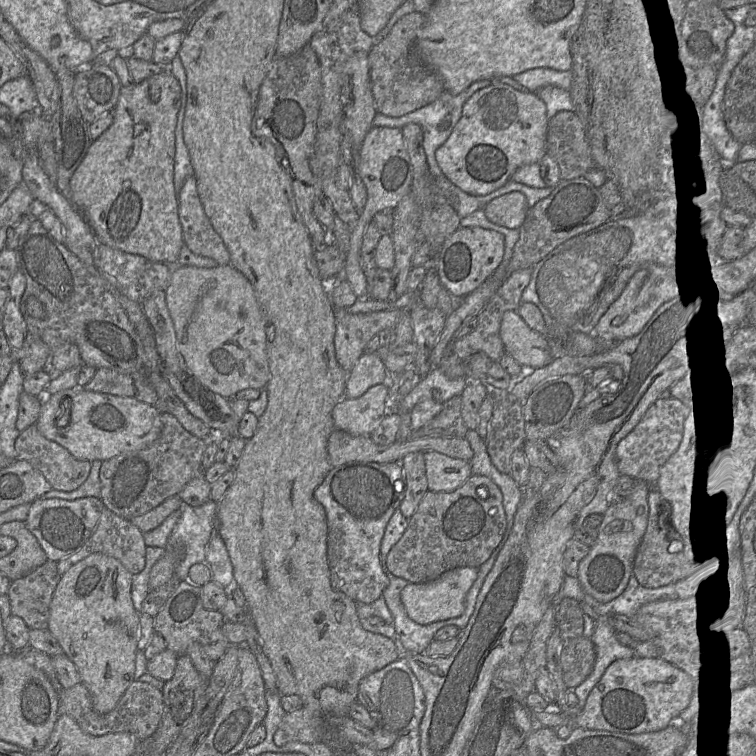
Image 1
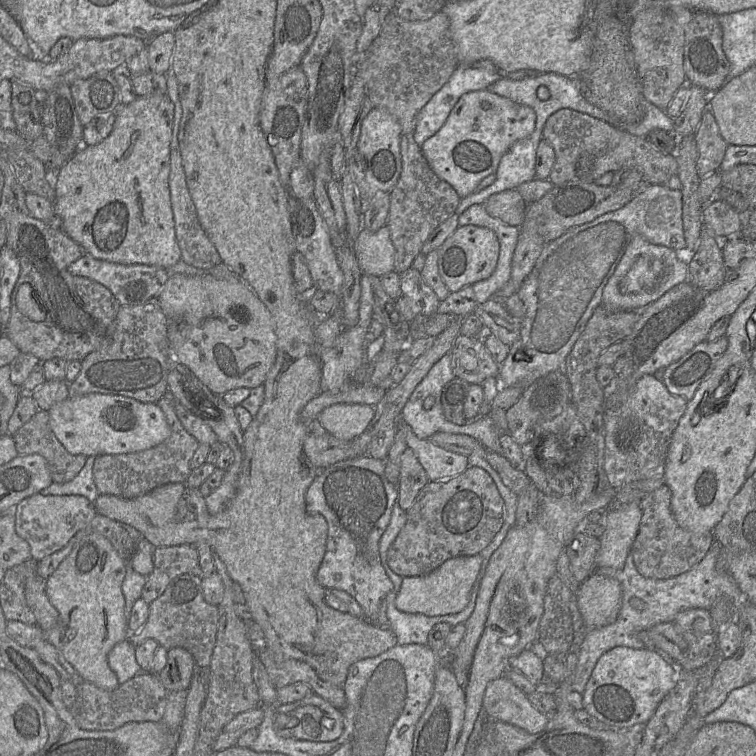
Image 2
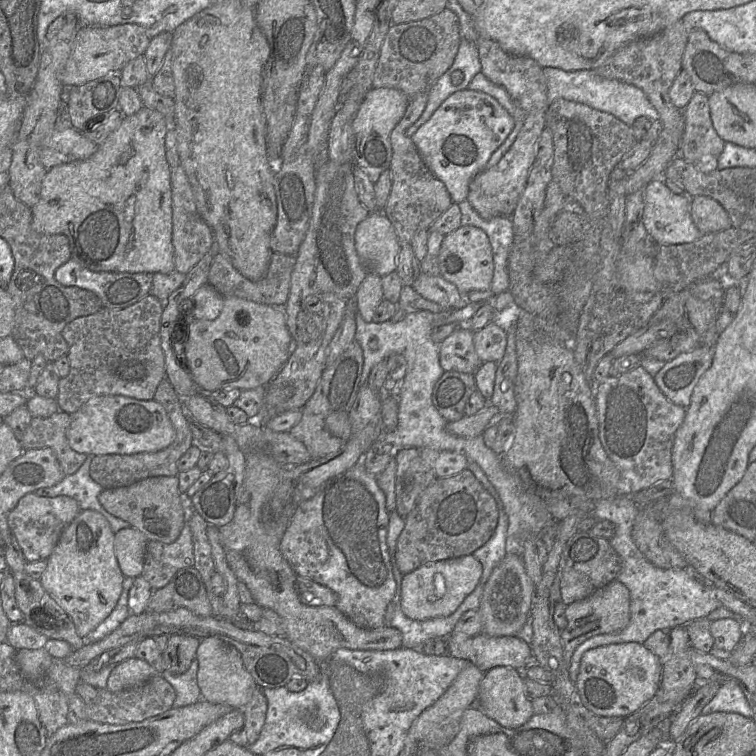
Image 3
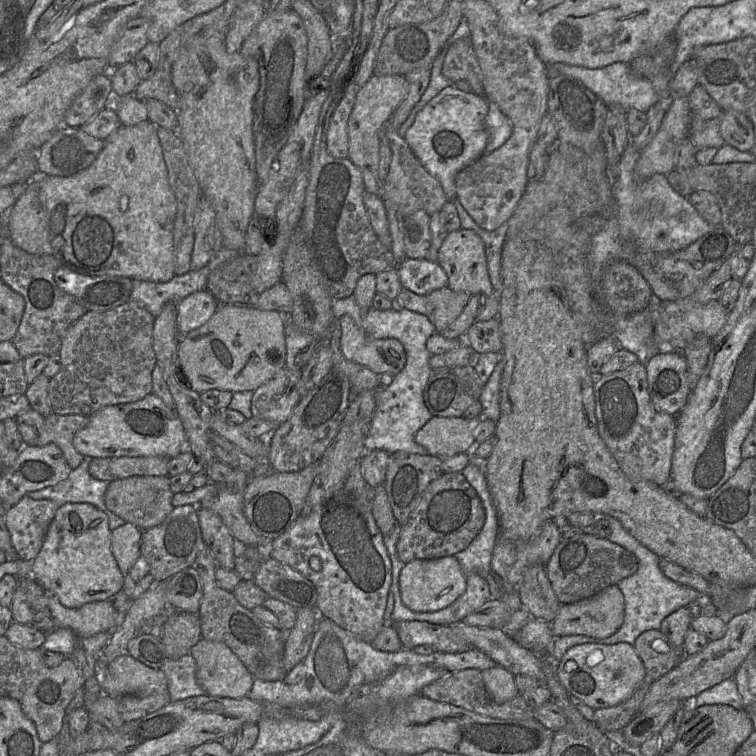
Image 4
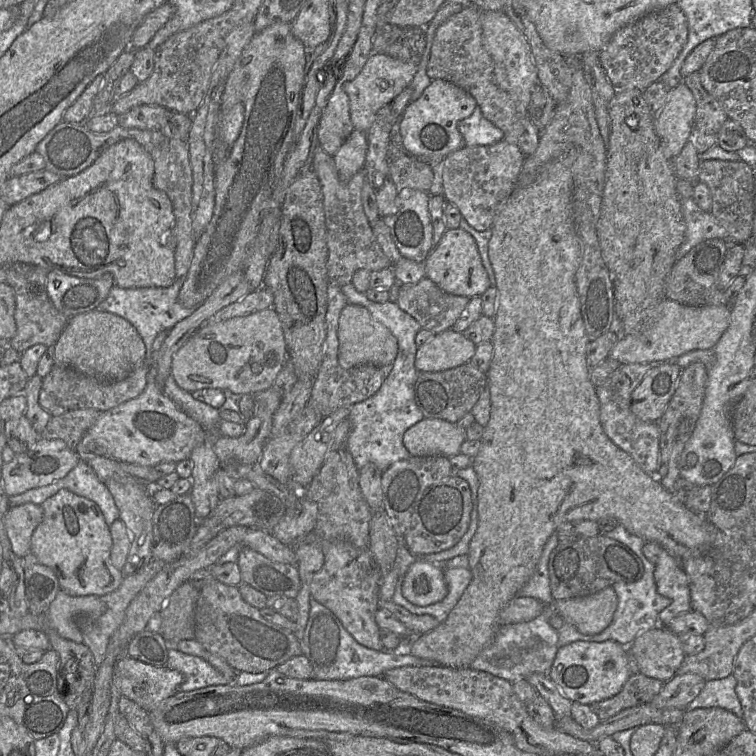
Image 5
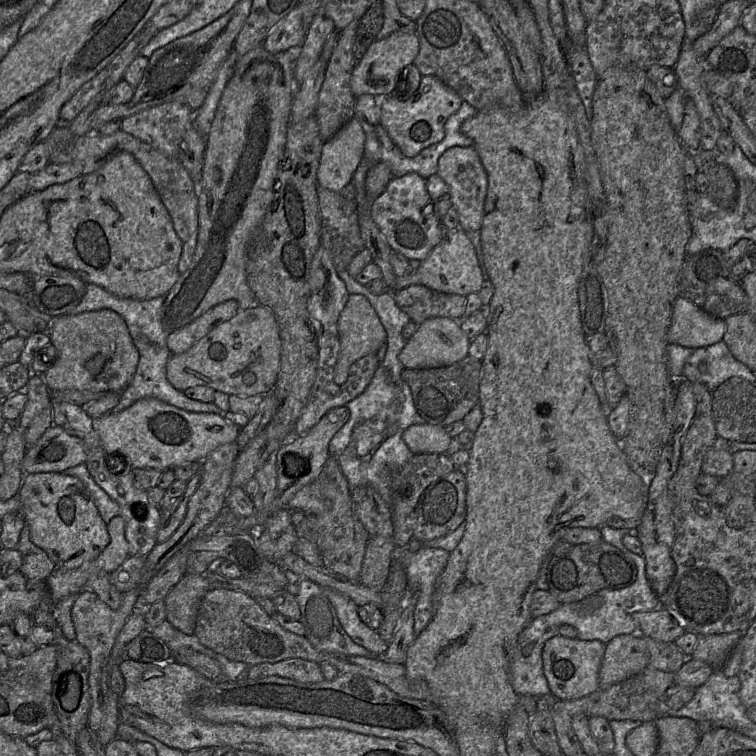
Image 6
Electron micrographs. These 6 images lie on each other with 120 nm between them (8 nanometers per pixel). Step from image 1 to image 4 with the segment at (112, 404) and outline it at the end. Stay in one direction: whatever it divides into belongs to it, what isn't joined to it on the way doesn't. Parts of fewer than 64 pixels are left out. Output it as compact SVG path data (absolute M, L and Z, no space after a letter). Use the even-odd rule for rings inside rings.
M152 392L136 402L105 406L91 414L87 425L73 437L75 449L83 456L93 458L163 456L174 458L187 447L183 424L175 409L169 408Z

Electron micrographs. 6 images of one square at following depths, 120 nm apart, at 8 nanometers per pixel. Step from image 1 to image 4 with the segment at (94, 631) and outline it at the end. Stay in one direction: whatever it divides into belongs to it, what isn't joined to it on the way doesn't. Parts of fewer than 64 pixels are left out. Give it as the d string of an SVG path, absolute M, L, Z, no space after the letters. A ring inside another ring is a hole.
M66 503L56 511L41 550L31 562L31 576L46 592L56 595L67 608L112 599L123 589L125 575L111 551L111 530L107 515L90 503Z

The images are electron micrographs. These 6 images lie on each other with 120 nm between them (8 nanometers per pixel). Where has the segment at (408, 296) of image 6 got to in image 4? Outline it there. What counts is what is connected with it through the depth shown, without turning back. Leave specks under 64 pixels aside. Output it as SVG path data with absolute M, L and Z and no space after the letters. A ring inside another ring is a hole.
M402 287L398 298L404 308L427 316L434 324L436 333L440 333L460 315L471 295L448 287L419 295Z

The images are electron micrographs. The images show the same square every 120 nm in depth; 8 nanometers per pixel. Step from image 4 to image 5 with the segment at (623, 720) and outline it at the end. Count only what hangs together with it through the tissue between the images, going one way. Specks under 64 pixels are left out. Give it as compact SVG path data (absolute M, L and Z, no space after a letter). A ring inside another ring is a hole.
M634 673L618 694L589 706L602 722L625 709L650 703L662 690L664 684L658 679L650 678L641 673Z

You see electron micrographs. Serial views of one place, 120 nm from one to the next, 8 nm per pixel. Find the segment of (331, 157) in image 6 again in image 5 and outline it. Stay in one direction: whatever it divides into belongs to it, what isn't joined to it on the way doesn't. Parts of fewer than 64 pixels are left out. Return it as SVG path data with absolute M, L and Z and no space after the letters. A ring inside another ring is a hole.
M354 129L339 150L332 156L341 182L347 182L364 167L367 135Z

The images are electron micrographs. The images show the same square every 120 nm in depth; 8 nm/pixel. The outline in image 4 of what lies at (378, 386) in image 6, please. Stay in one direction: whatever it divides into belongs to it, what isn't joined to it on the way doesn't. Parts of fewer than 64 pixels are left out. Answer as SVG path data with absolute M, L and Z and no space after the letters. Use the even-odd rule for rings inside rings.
M354 295L334 300L333 316L334 324L339 323L342 316L350 316L355 324L360 326L365 333L374 339L395 338L404 347L406 364L404 368L394 376L389 386L376 390L376 406L372 414L369 431L365 440L366 451L376 449L385 450L389 454L404 451L414 454L427 454L427 450L418 444L414 437L432 417L424 402L423 391L432 372L429 364L431 353L427 350L426 342L435 334L436 328L427 316L408 310L406 308L396 311L378 310L373 306L366 312L357 305Z

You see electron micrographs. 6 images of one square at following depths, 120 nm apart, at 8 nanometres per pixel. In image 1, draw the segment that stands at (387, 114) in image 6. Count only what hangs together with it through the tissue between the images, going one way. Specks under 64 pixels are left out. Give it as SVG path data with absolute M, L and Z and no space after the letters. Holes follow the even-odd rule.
M492 81L465 101L460 119L447 140L435 151L437 164L445 177L464 192L487 195L511 180L519 167L539 164L541 158L547 154L548 121L546 105L536 91L517 90L510 85Z

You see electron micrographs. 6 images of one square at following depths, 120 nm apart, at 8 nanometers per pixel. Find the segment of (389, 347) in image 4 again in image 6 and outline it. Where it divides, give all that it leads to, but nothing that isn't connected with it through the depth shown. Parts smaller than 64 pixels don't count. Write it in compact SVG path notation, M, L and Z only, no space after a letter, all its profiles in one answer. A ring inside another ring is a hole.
M351 294L338 319L340 352L334 369L334 381L341 385L348 377L351 365L363 356L376 354L387 340L386 330L369 300L361 294Z

